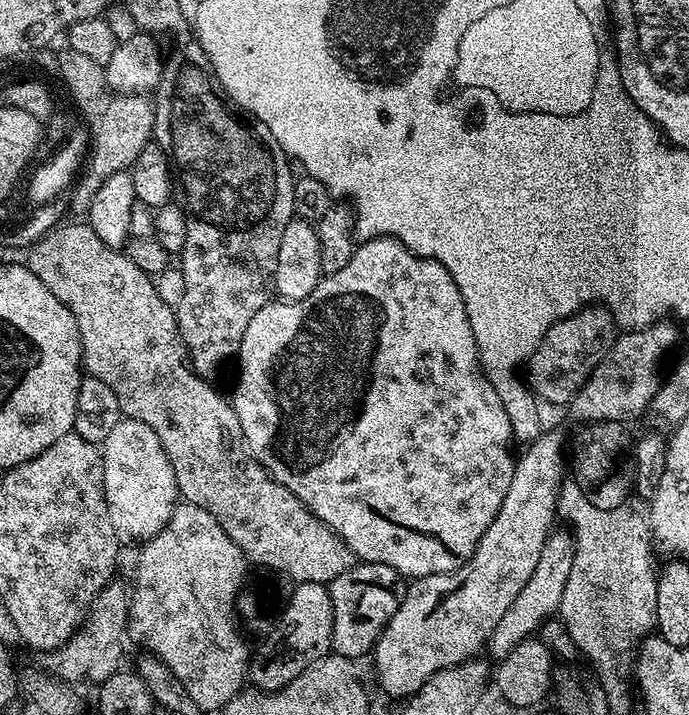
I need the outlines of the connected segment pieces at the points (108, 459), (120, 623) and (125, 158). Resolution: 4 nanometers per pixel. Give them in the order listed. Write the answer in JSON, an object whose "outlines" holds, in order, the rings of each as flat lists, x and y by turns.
{"outlines":[[[121,418,104,440,101,455,104,457,103,490,107,516,117,540,122,544,143,544,152,540,168,524,180,496,174,470,161,439,144,422]],[[110,582,96,596,84,623,76,629,61,648,53,648,51,671,65,682,76,680,96,680,103,682,110,679,121,667,120,659,124,656,124,640,128,636,128,602,130,592,127,587]],[[128,94,124,100,116,100,112,108,108,108,108,116,104,116,104,124,96,128,96,156,88,156,74,187,70,192,70,208,74,213,87,213,90,202,110,174,127,172,133,162,142,154,142,150,153,139,154,114,156,109,153,101,144,94]]]}

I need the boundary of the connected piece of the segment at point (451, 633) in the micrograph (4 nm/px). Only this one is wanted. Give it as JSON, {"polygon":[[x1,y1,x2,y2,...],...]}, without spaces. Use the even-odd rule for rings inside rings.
{"polygon":[[560,432,542,434,527,445,528,453,516,460,514,478,510,478,510,490,502,498,502,506,490,522,486,534,476,547,476,553,452,572,439,572,433,576,422,576,411,581,408,593,403,593,400,605,396,607,394,618,384,628,376,641,376,680,384,692,392,696,407,698,417,692,435,672,452,668,473,659,475,652,487,645,488,635,498,626,502,614,510,610,510,602,518,598,522,586,530,582,534,566,538,566,538,554,553,527,552,519,558,516,558,493,561,491,560,479,564,476,564,436]]}

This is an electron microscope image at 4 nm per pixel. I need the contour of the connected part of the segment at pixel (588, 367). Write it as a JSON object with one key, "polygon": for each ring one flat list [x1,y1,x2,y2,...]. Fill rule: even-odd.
{"polygon":[[603,307,581,308,573,316,559,320,557,324,550,326,550,330,540,341,538,349,540,360,532,358,527,361,527,387,545,405,547,405,546,403,571,405,580,387,588,380,588,375,595,370,604,353,608,351,613,339,612,316]]}

